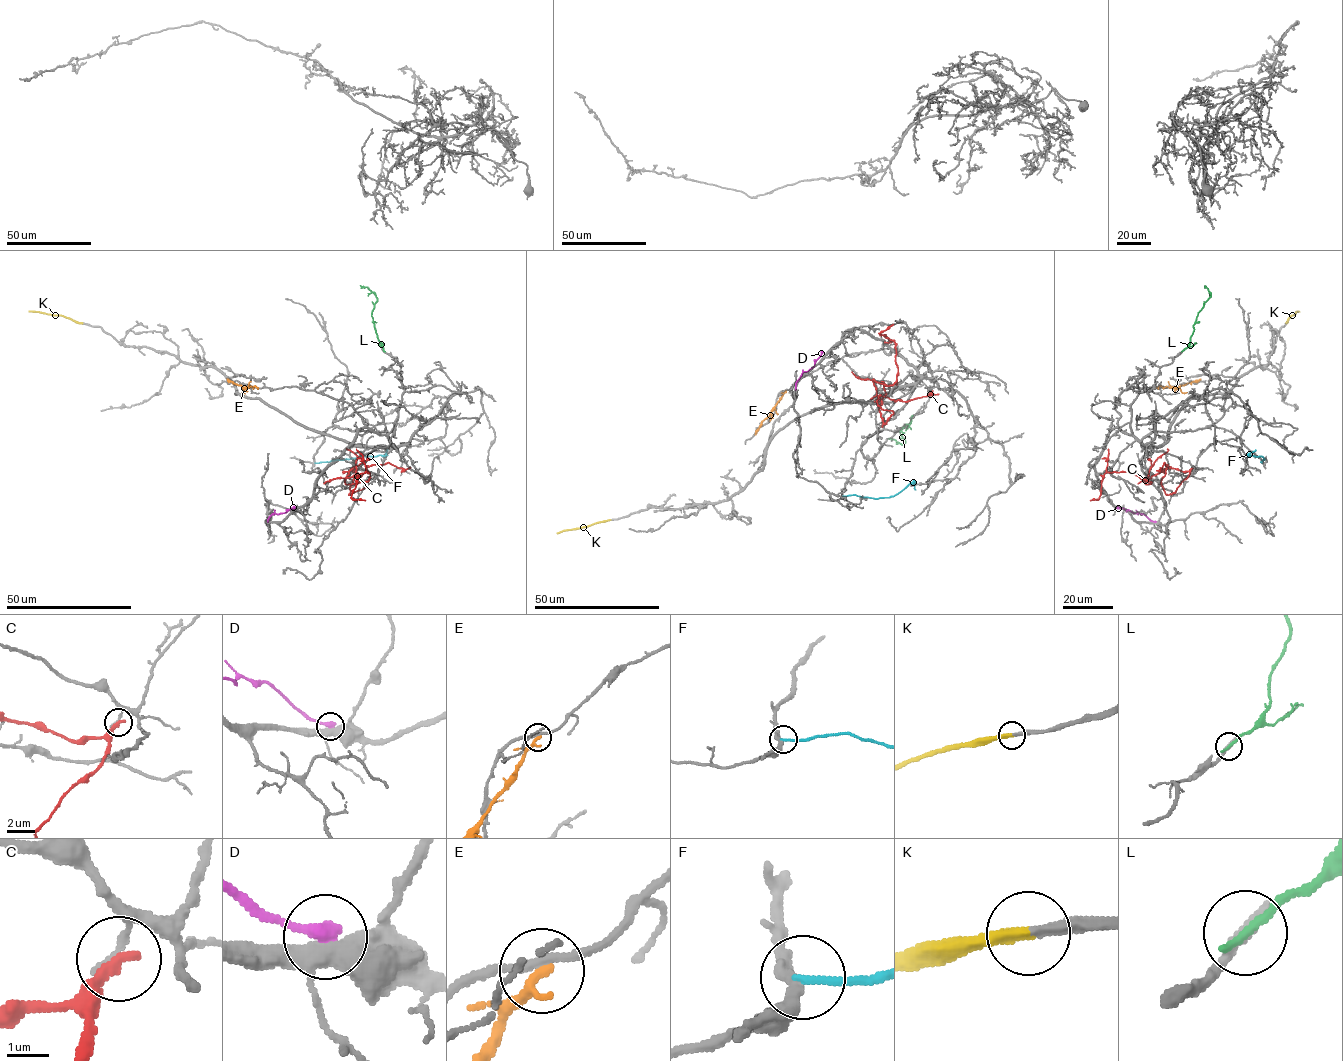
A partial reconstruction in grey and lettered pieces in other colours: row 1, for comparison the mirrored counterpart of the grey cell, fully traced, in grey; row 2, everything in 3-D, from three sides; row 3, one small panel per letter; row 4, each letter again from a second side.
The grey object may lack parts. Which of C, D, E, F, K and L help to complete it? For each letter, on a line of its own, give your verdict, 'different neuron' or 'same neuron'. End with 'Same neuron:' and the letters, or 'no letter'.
C: different neuron
D: different neuron
E: different neuron
F: different neuron
K: same neuron
L: different neuron
Same neuron: K

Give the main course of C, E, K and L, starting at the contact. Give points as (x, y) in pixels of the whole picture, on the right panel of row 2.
C: (1191, 468), (1165, 468), (1148, 484), (1132, 473), (1107, 472), (1099, 498), (1090, 500)
E: (1157, 387), (1179, 387), (1201, 379)
K: (1286, 323), (1299, 311)
L: (1182, 350), (1190, 342), (1198, 312), (1210, 296), (1204, 285)

